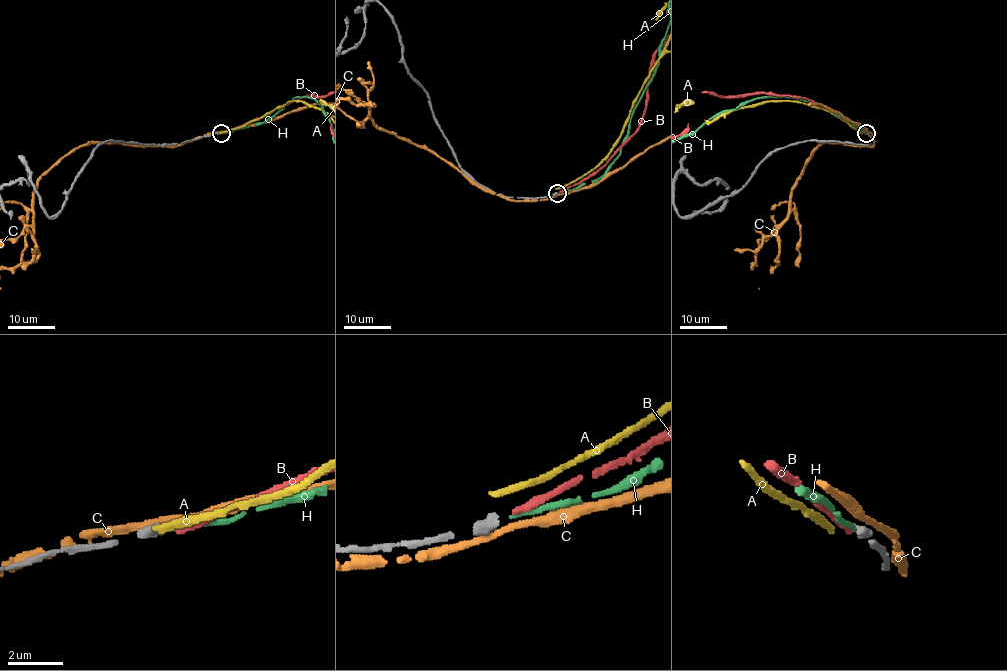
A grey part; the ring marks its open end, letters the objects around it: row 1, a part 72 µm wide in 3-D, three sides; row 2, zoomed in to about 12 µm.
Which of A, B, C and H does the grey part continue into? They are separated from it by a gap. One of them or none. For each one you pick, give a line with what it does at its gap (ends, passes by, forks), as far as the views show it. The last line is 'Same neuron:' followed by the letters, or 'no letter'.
H: it ends there
Same neuron: H

